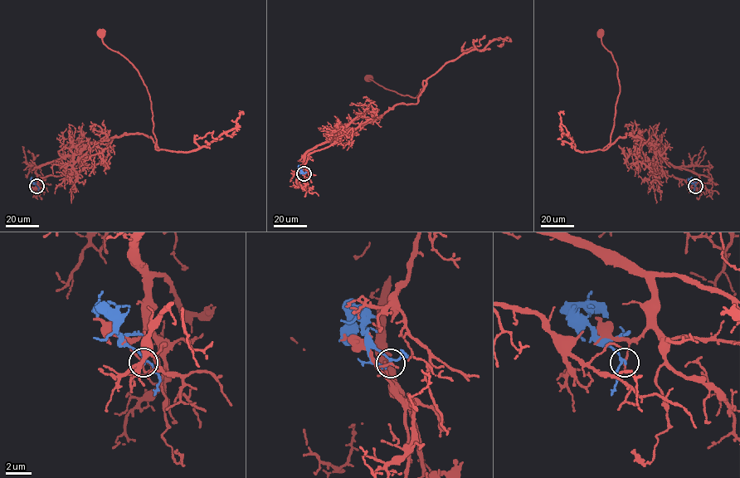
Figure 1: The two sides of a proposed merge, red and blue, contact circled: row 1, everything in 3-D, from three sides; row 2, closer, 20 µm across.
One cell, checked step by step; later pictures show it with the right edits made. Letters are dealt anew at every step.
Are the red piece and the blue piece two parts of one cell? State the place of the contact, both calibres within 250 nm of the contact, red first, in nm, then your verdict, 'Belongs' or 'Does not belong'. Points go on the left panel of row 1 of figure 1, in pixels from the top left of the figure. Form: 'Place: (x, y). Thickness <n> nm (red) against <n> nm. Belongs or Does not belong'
Place: (36, 186). Thickness 180 nm (red) against 150 nm. Does not belong

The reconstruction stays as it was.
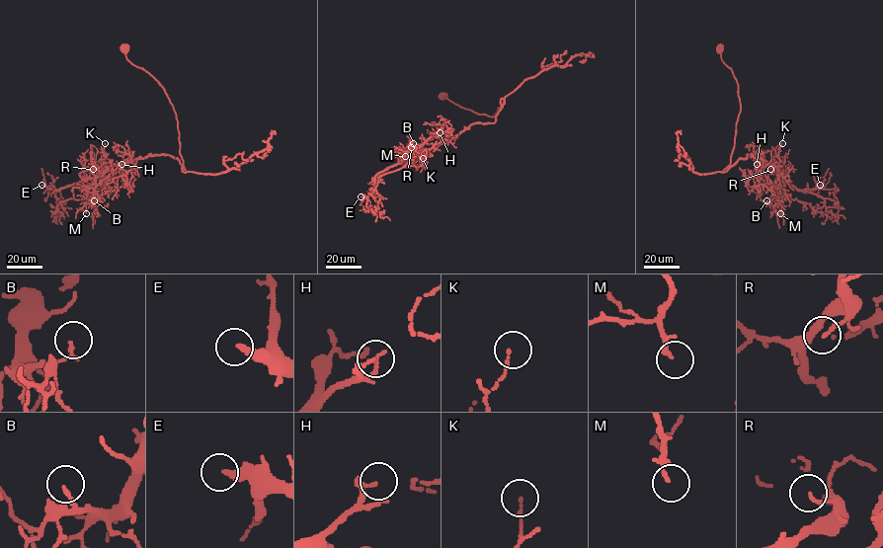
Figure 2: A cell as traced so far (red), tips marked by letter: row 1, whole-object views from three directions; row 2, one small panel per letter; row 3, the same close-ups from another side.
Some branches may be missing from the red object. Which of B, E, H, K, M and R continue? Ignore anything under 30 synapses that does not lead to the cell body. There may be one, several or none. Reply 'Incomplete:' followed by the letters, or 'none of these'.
Incomplete: H

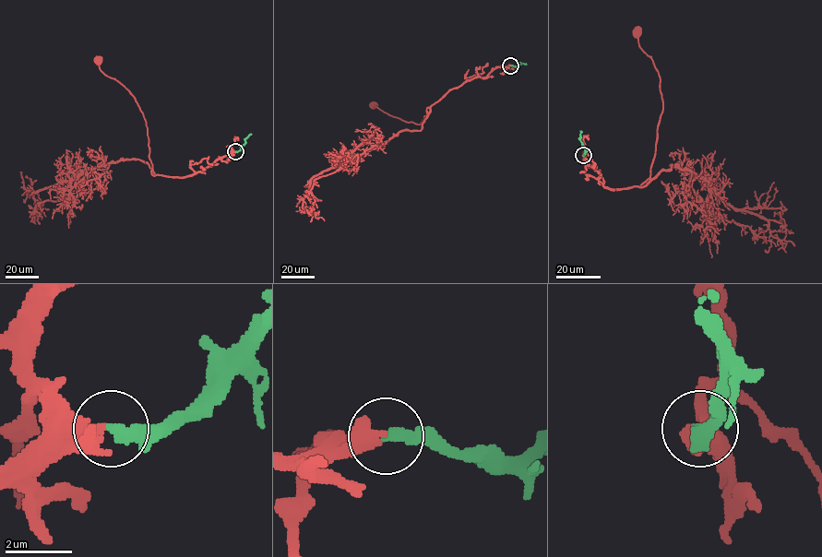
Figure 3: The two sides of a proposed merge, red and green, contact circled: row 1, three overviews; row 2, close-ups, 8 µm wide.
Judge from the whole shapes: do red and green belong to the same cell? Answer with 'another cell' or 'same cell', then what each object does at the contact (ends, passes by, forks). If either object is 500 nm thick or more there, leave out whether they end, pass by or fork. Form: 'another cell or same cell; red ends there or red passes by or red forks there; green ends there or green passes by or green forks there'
same cell; red ends there; green ends there

